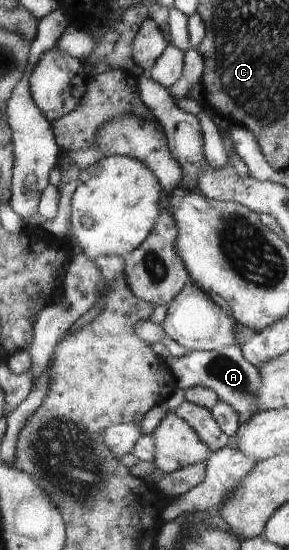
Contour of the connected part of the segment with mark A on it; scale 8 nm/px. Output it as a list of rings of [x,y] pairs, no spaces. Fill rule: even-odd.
[[[154,343],[154,348],[156,348],[156,352],[160,352],[160,356],[164,356],[164,360],[170,365],[180,389],[186,390],[201,386],[214,390],[218,393],[220,401],[230,404],[239,414],[240,425],[248,423],[257,413],[259,390],[264,386],[263,376],[256,365],[248,362],[240,346],[232,345],[213,351],[188,350],[181,358],[172,358],[168,348],[162,344]]]

